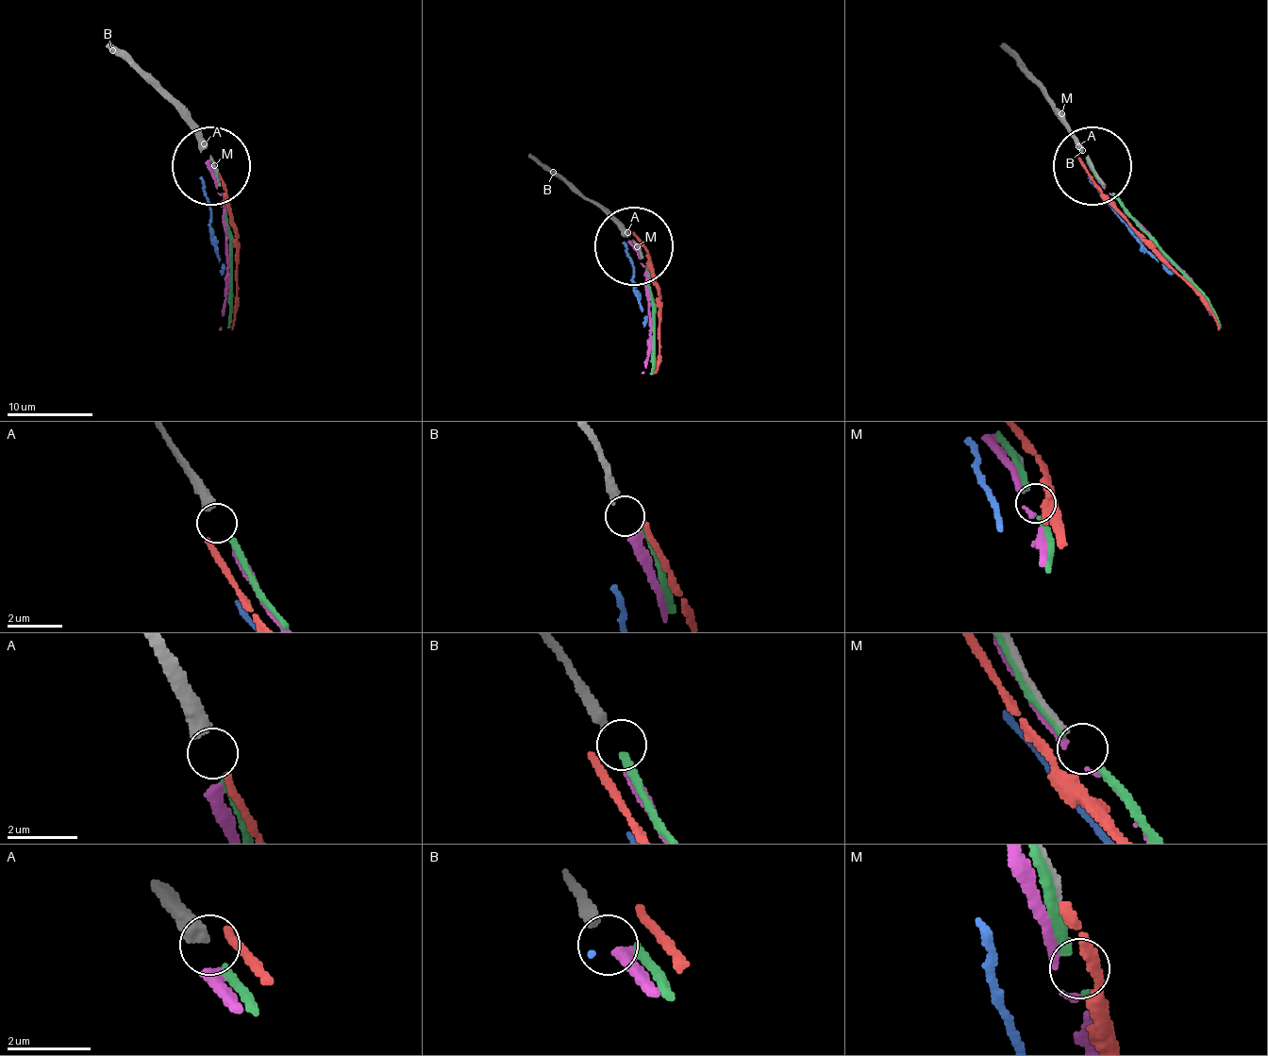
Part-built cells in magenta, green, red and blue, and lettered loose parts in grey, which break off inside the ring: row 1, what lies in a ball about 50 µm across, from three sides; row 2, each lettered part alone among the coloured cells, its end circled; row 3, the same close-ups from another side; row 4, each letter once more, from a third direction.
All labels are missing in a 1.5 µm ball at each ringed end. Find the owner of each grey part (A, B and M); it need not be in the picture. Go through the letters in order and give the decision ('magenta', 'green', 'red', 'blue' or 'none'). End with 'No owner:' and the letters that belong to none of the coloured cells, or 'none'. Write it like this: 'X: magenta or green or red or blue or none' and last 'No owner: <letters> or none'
A: green
B: magenta
M: none
No owner: M

